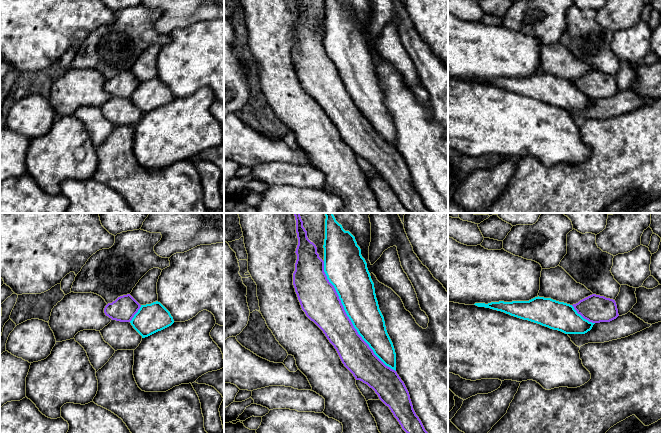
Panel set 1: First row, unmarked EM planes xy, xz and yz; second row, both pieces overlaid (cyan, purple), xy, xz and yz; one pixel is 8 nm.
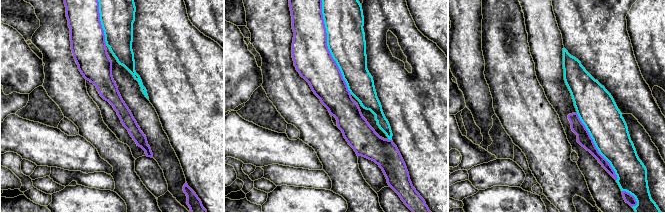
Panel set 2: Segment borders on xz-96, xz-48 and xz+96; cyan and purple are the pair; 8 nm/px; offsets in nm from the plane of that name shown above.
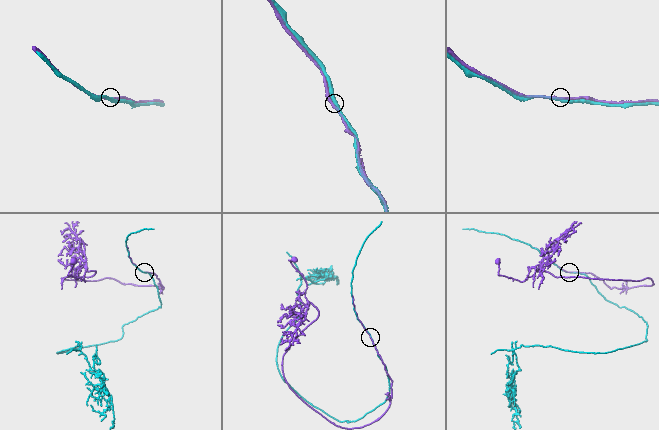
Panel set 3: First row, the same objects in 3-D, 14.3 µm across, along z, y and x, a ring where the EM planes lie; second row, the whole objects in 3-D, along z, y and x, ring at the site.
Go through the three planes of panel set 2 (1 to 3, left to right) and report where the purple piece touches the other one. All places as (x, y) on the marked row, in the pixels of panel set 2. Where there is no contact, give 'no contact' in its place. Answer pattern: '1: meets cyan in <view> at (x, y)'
1: meets cyan in xz-96 at (101, 22)
2: meets cyan in xz-48 at (327, 45)
3: meets cyan in xz+96 at (596, 147)

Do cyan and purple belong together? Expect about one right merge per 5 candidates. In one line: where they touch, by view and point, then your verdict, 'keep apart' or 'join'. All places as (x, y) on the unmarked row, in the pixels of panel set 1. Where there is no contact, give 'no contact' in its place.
xz (349, 94) | keep apart

